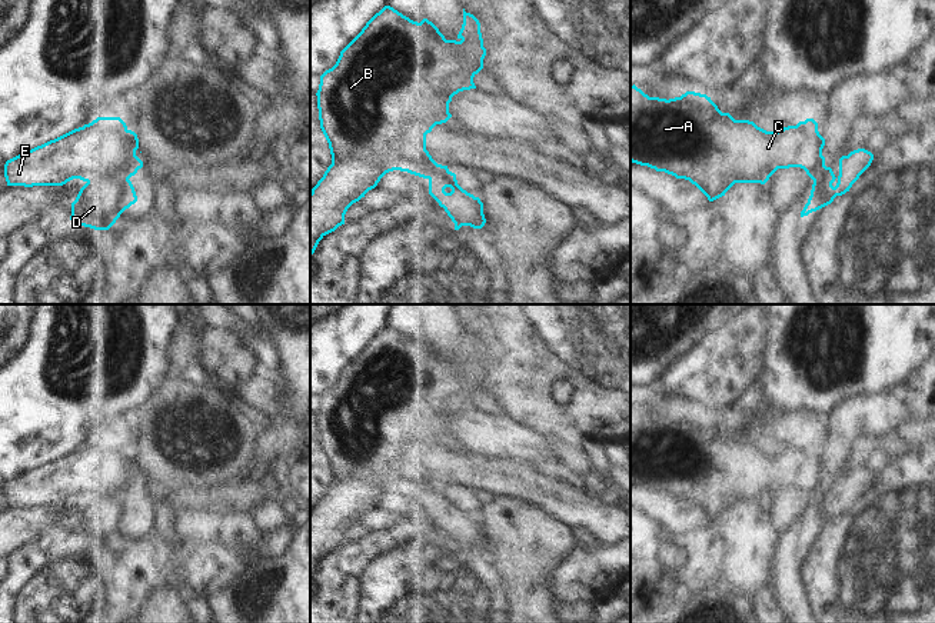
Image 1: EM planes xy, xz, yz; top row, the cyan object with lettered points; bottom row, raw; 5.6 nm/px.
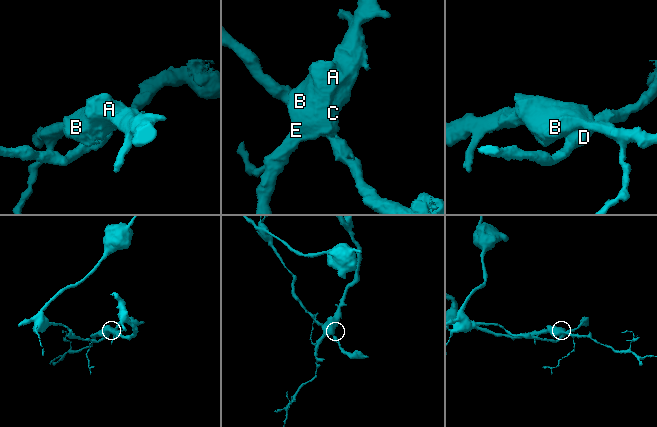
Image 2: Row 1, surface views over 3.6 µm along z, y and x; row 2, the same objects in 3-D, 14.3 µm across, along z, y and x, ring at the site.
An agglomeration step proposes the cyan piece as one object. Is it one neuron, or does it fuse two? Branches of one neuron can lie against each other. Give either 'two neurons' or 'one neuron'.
two neurons

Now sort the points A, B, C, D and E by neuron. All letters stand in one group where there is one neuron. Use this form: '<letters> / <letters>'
A B C E / D

